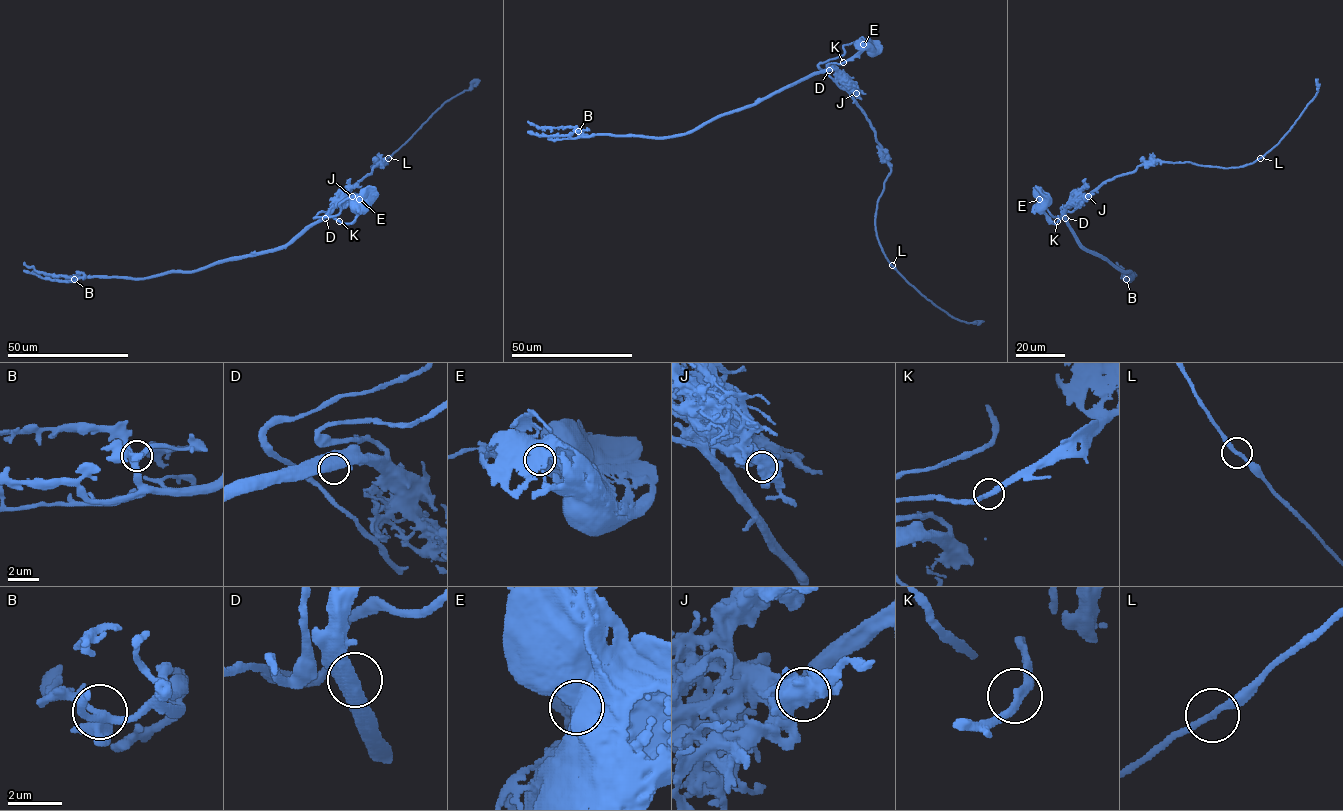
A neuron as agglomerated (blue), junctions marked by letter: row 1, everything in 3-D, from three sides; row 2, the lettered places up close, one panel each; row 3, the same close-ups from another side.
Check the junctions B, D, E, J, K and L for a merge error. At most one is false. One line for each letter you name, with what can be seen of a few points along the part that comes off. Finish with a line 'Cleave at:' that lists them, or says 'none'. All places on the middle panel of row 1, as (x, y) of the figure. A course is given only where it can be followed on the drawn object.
E: foreign part runs (863, 44), (818, 66), (886, 155), (881, 250), (922, 295), (977, 324)
Cleave at: E

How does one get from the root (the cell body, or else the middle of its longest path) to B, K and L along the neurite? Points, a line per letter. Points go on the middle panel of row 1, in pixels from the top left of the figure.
B: (873, 51), (864, 49), (841, 63), (829, 63), (828, 68), (686, 133), (650, 137), (580, 136), (578, 131)
K: (873, 51), (859, 51), (844, 62)
L: (873, 51), (864, 49), (828, 65), (846, 81), (886, 155), (891, 173), (877, 203), (875, 226), (892, 265)

